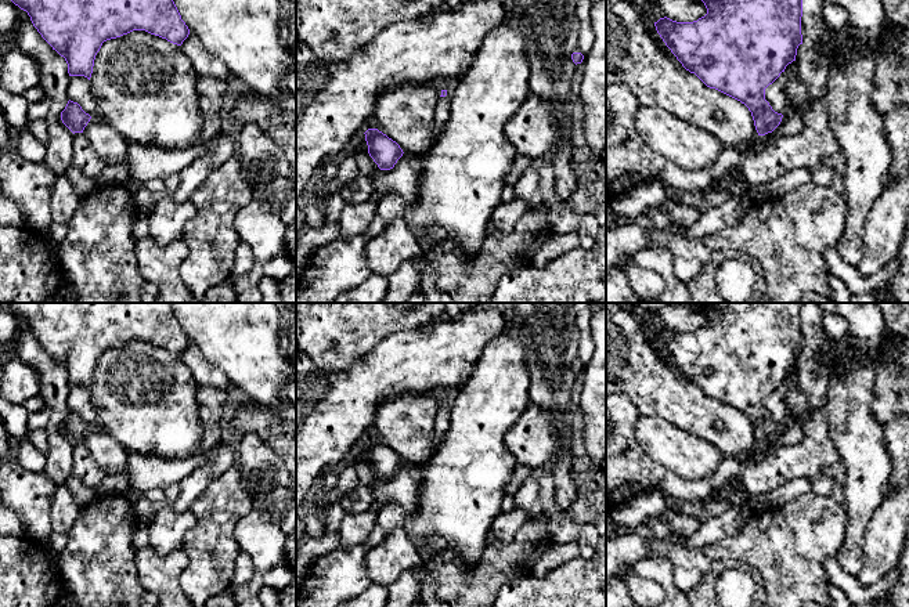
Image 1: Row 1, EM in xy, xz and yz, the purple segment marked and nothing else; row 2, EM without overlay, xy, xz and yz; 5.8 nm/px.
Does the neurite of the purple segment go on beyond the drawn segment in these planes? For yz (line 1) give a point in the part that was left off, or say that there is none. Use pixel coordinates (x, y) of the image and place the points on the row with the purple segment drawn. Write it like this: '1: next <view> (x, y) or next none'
1: next none

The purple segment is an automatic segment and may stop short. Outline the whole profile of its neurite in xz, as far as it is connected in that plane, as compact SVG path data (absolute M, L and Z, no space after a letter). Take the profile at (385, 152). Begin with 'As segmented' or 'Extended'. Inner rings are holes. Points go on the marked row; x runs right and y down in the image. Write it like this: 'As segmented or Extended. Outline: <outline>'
As segmented. Outline: M368 129L365 133L368 153L380 170L390 170L403 156L400 145L378 129Z

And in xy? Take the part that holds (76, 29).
As segmented. Outline: M11 0L30 17L42 37L68 64L69 76L84 76L90 80L94 59L104 41L120 37L133 30L145 30L181 46L190 29L173 0Z

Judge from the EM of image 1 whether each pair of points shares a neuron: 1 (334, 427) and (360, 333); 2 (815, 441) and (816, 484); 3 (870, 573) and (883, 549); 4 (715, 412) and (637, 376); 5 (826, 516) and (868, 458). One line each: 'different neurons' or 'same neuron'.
1: different neurons
2: different neurons
3: same neuron
4: same neuron
5: different neurons

